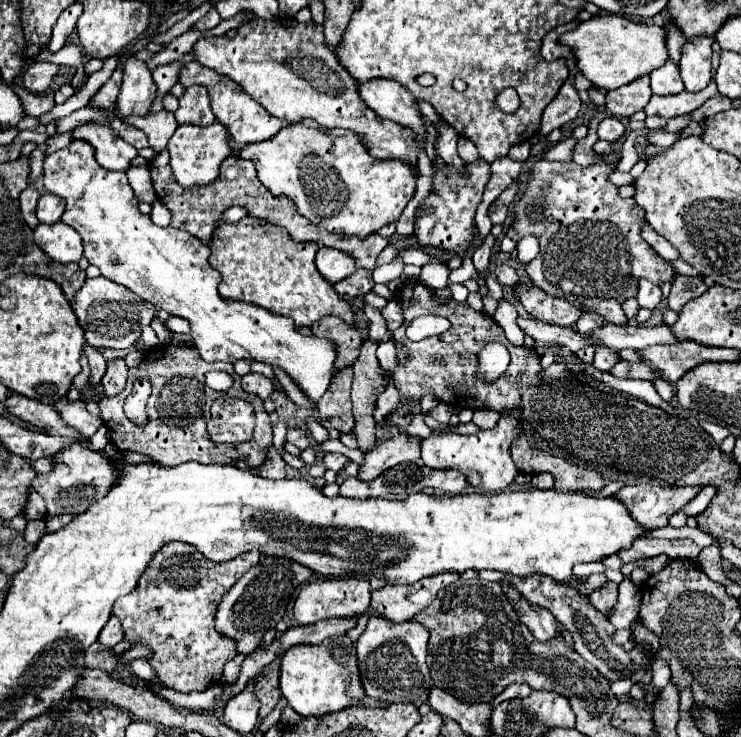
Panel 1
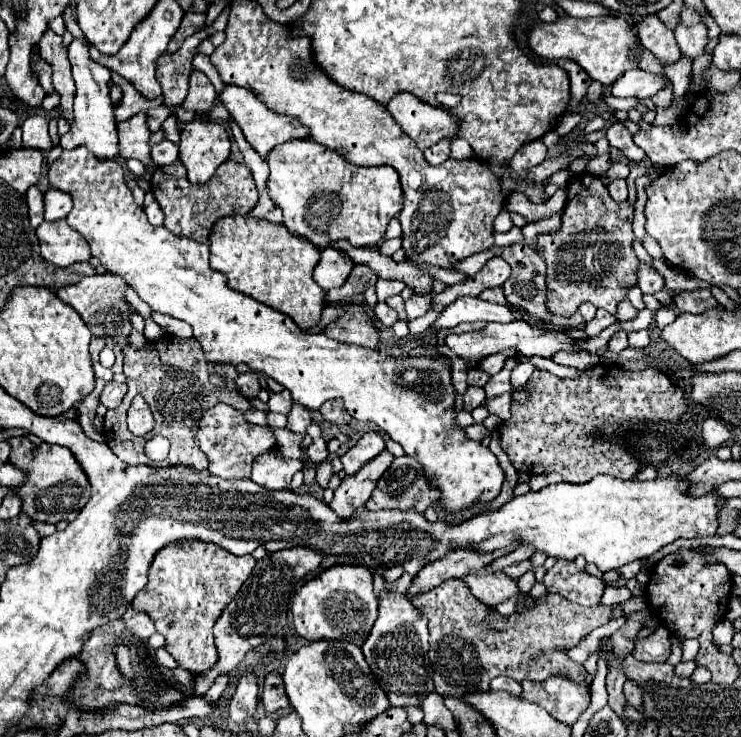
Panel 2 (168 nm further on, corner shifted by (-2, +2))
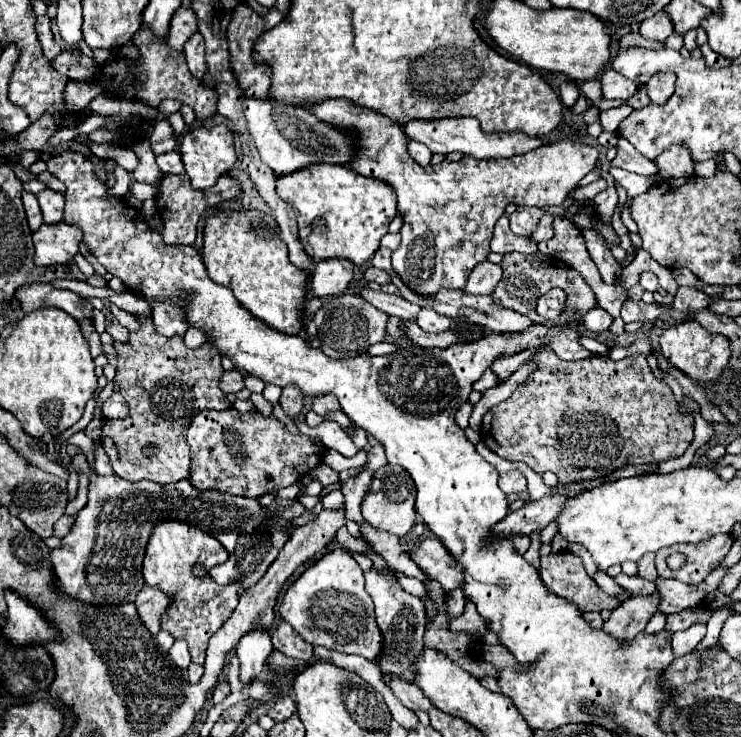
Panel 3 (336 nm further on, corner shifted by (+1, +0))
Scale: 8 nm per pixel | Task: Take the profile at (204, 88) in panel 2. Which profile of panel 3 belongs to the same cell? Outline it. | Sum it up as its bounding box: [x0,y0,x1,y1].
[184,32,206,80]

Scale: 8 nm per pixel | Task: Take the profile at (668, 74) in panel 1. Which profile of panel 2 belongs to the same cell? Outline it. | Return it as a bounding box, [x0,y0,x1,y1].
[611,70,669,98]

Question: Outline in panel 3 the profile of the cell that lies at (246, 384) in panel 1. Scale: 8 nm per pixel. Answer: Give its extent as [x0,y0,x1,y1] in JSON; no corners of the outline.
[220,368,244,394]

